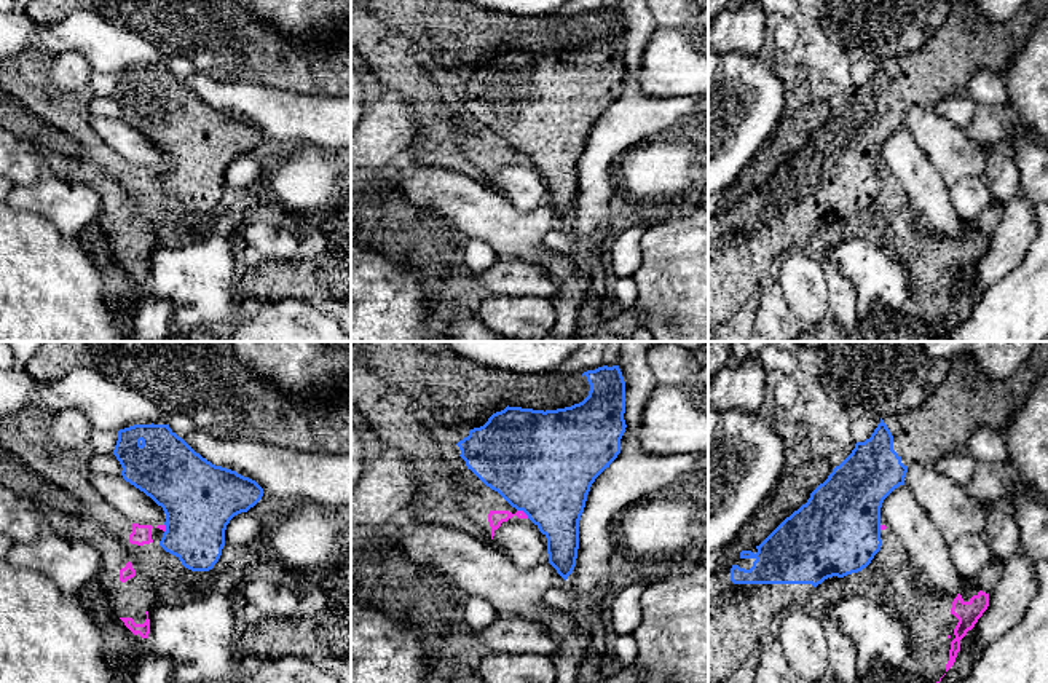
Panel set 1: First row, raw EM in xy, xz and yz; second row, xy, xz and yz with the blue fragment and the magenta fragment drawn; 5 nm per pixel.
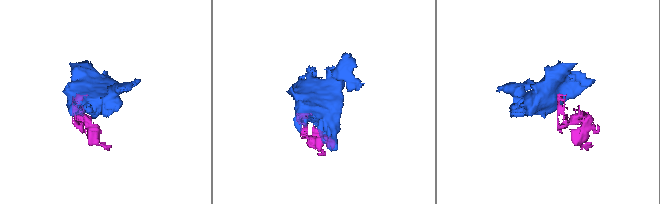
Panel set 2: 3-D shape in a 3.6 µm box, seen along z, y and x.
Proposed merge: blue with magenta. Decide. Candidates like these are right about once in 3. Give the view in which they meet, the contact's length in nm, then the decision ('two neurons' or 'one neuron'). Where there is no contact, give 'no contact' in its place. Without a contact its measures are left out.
contact in xz; length 80 nm; two neurons

